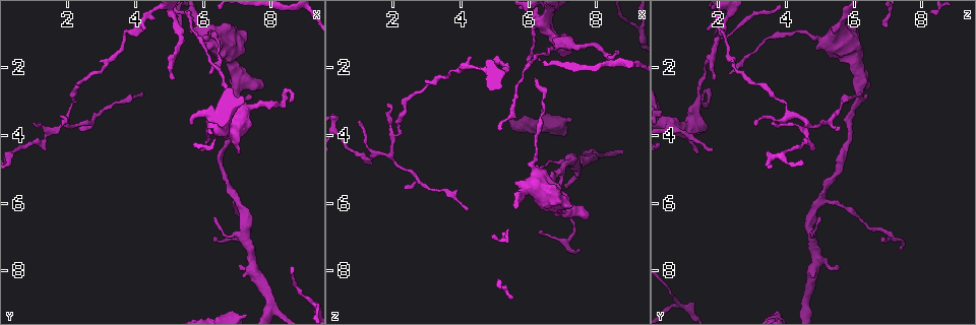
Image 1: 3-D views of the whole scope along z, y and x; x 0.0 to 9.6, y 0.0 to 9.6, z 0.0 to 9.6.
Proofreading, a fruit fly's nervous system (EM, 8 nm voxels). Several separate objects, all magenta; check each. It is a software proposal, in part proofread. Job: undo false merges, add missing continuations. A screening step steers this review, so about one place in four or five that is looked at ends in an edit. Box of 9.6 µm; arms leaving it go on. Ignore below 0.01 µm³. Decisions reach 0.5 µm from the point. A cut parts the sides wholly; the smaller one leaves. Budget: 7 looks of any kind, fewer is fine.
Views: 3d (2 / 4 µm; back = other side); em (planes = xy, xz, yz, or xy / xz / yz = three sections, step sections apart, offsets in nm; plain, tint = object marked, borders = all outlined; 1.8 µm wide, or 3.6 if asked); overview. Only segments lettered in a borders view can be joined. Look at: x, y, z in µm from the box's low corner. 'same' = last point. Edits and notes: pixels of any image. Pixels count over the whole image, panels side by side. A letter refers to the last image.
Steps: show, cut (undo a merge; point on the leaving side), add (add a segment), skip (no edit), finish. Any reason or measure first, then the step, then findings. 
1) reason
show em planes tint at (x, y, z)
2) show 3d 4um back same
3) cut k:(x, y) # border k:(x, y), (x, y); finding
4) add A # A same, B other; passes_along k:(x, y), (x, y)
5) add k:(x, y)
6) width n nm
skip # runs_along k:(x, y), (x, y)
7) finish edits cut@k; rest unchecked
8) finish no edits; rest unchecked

branch stops here
show 3d 2um at (1.90, 3.70, 3.05)

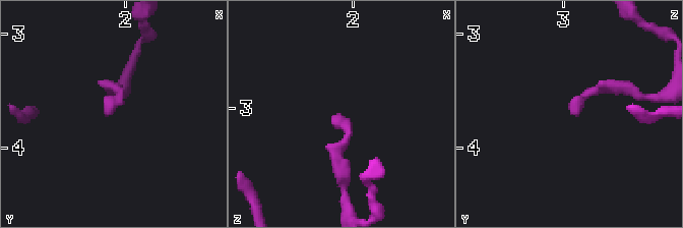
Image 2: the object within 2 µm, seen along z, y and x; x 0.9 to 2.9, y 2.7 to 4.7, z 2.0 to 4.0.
show em planes borders at (1.84, 3.70, 3.10)

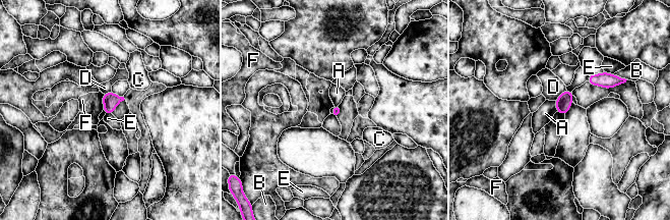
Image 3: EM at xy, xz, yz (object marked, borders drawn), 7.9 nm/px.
skip # A other, B other, C other, D other, E other, F other; border 3:(604, 70), (613, 74); no lettered segment goes on from it

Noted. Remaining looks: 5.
show 3d 2um at (5.15, 2.30, 1.90)

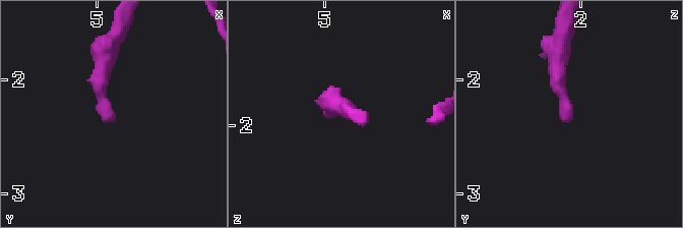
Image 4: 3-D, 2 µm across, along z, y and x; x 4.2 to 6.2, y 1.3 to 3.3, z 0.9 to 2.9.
show em 3.6um planes borders at (5.18, 2.32, 1.88)

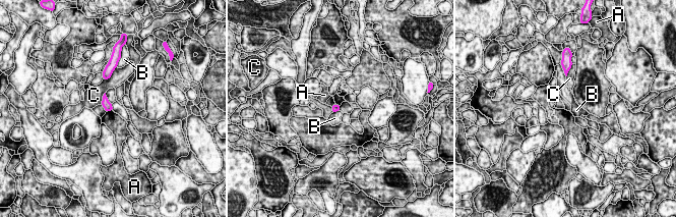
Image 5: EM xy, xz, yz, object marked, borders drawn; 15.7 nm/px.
width 100 nm
skip # A other, B other, C other; border 5:(112, 109), (107, 112); none of them fits

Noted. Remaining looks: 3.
thin neck
show em planes tint at (6.25, 0.95, 4.45)

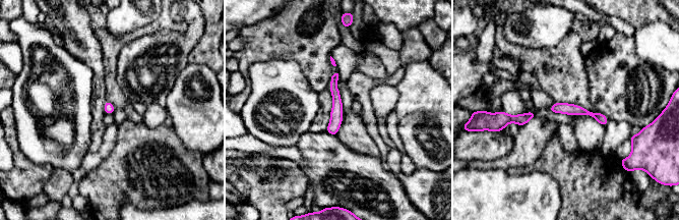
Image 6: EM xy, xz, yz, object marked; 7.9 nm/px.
show em planes borders same

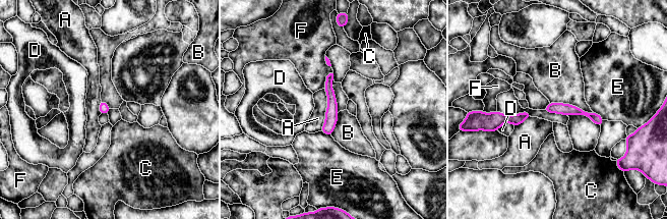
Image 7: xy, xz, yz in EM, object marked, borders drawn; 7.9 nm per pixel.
skip # A other, B other, C other, D other, E other, F other; continuous, no second neuron

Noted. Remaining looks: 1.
finish no edits; rest unchecked

